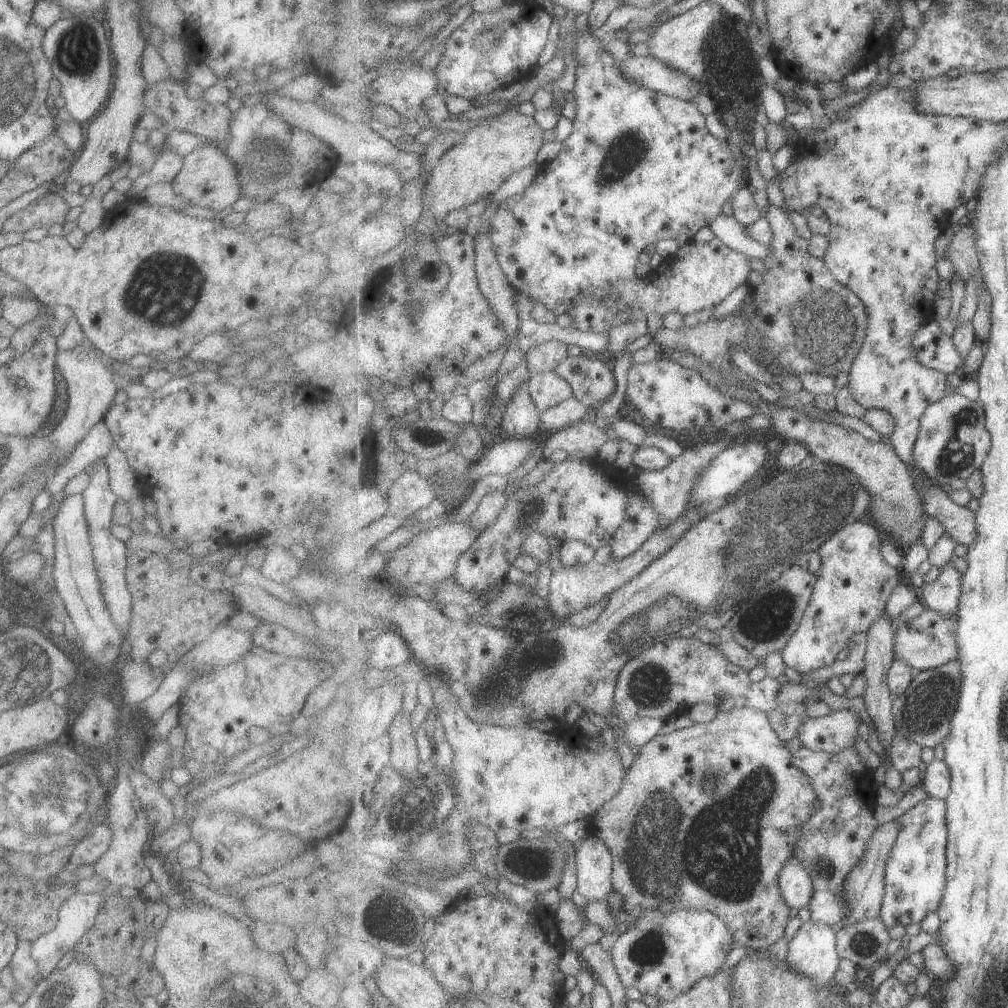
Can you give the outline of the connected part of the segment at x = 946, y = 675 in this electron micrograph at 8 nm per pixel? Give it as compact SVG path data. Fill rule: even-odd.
M957 659L941 668L917 673L909 690L895 700L893 710L898 732L918 742L922 747L934 749L938 744L944 745L953 732L953 719L959 708L963 682L961 671L962 664Z

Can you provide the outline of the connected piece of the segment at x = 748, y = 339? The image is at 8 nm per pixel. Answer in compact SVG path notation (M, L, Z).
M771 206L767 218L774 228L775 240L770 245L773 256L766 262L767 274L764 275L762 284L758 288L754 287L754 292L759 294L759 302L748 311L740 311L738 308L721 322L712 320L692 328L683 326L684 330L677 331L662 327L655 341L663 350L665 357L677 347L682 347L719 367L731 383L737 383L749 389L750 385L741 382L730 372L732 370L730 362L733 363L730 357L730 344L743 347L753 358L764 355L771 360L771 363L772 354L774 354L778 358L776 364L790 367L801 377L808 372L818 373L823 369L833 375L838 375L840 371L851 373L858 361L858 356L861 356L860 350L865 348L869 332L868 306L856 292L838 281L824 259L813 256L811 242L798 232L794 220L790 218L790 213L784 208Z

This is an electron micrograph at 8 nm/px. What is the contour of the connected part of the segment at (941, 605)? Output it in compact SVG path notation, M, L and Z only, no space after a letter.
M949 562L943 567L938 580L924 584L921 601L927 608L944 613L946 617L958 615L963 594L963 576Z

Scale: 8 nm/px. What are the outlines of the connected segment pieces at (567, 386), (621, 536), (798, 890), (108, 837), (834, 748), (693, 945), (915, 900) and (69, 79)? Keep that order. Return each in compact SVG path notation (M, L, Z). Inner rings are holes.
M557 371L533 374L529 386L531 396L541 412L553 409L575 397L572 384Z
M631 491L627 522L613 539L611 560L622 561L633 556L660 528L660 516L647 498Z
M792 861L780 872L780 888L789 908L796 912L811 904L815 894L814 878L801 863Z
M105 822L95 826L84 839L74 844L69 867L86 867L89 865L100 865L104 854L109 850L112 841L112 832Z
M838 710L821 718L808 717L798 730L796 739L801 746L814 751L839 754L842 750L854 747L861 716L854 710Z
M686 908L686 909L675 909L674 912L666 913L665 910L654 910L654 911L646 911L642 917L638 917L636 914L633 915L635 924L632 925L629 930L623 934L619 935L616 943L614 944L612 954L615 961L616 969L618 970L619 976L621 977L622 983L627 988L636 988L639 989L644 994L653 995L657 997L661 1002L664 1001L672 1001L678 999L680 996L687 994L698 984L707 978L708 976L716 975L718 972L724 969L724 964L726 964L726 960L730 953L730 949L735 946L734 943L734 934L731 932L729 925L726 924L721 917L718 917L716 914L713 914L709 911L702 911L694 908Z
M928 797L898 818L905 828L889 855L887 894L881 913L890 929L921 924L930 914L939 913L949 884L948 815L946 799Z
M74 12L71 18L62 18L50 29L45 30L43 39L43 52L50 61L53 76L61 83L61 96L66 101L66 109L80 126L92 120L99 114L102 106L111 98L115 84L112 82L112 54L111 44L105 34L105 20L96 14L86 12Z

